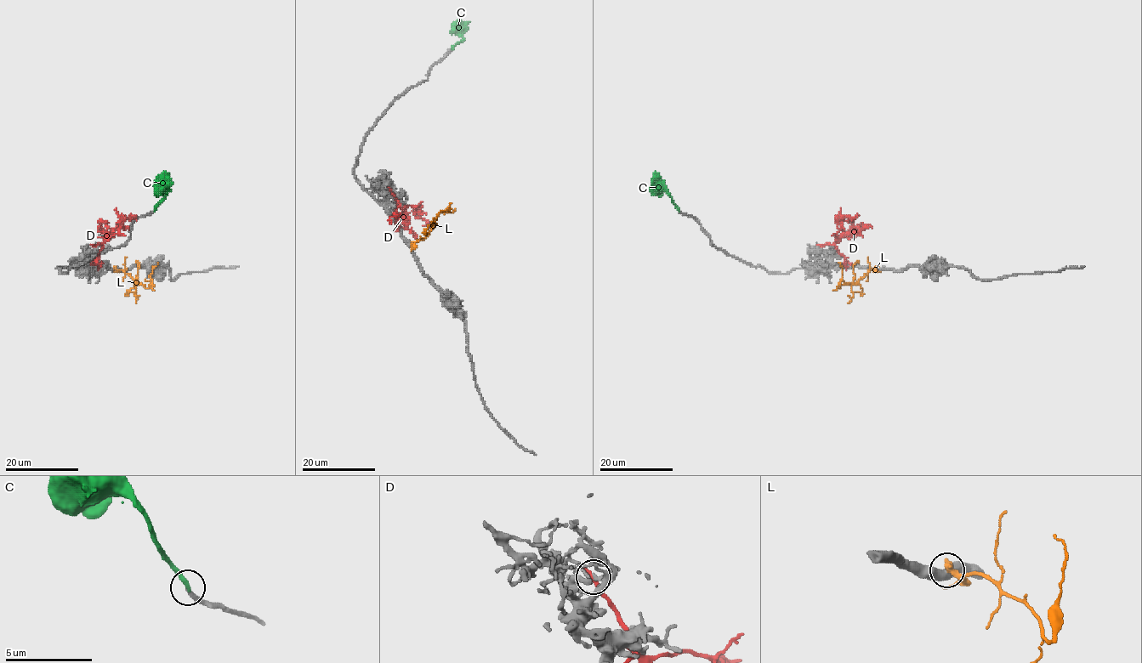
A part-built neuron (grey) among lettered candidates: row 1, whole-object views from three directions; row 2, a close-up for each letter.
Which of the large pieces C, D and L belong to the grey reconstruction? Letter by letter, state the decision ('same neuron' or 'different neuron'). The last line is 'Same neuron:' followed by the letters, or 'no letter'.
C: same neuron
D: different neuron
L: different neuron
Same neuron: C

